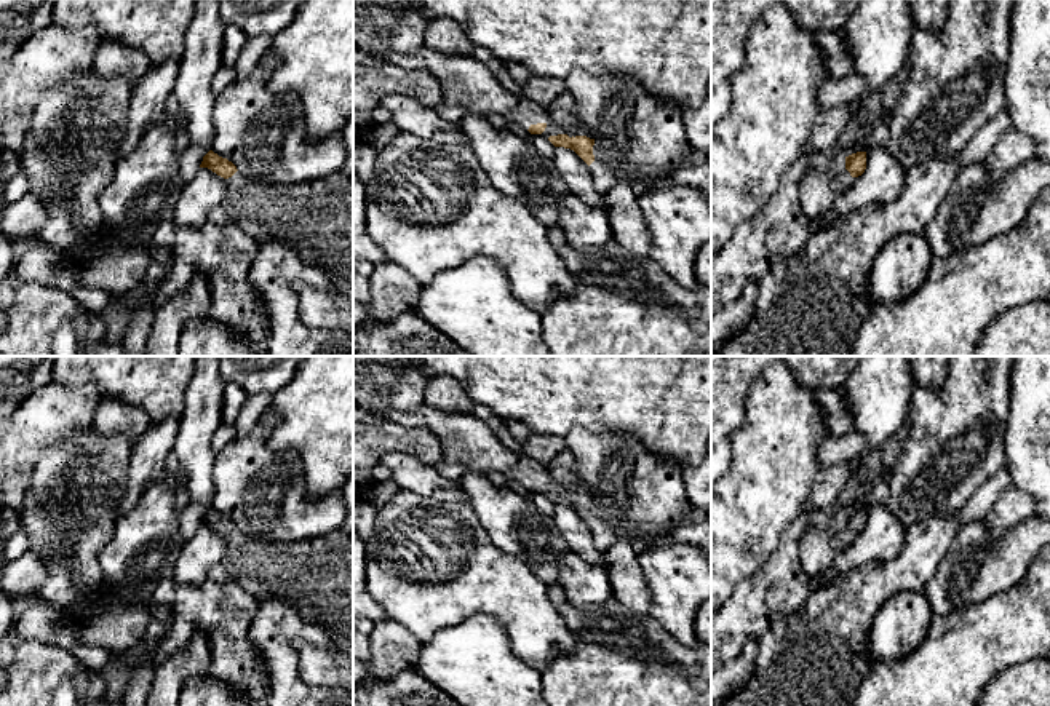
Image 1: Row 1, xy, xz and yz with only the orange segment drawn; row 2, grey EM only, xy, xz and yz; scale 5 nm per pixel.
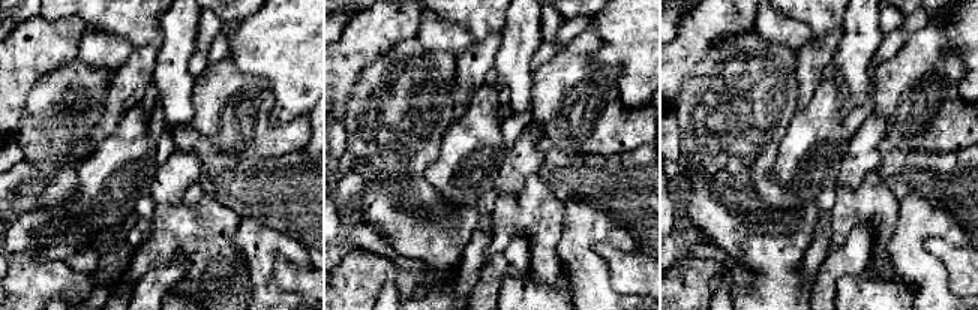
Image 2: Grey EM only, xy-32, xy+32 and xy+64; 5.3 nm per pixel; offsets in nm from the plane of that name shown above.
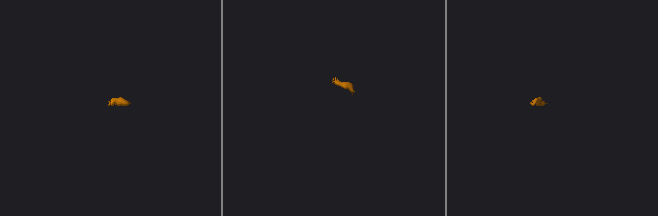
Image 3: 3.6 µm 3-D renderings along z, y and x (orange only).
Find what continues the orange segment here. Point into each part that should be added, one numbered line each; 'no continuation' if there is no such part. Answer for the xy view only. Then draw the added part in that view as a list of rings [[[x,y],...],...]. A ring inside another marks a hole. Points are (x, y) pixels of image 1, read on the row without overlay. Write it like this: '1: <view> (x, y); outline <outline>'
1: xy (315, 577); outline [[[237,529],[225,540],[222,565],[251,596],[288,602],[304,620],[323,626],[334,647],[353,655],[353,533],[337,529],[308,540],[276,541]]]

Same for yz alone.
1: yz (839, 537); outline [[[845,527],[839,532],[834,533],[833,537],[833,546],[841,551],[844,548],[844,543],[845,543],[845,535],[850,533],[850,530]]]

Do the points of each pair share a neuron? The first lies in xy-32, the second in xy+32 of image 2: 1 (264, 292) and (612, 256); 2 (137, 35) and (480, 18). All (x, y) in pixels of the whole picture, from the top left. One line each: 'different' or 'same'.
1: different
2: same

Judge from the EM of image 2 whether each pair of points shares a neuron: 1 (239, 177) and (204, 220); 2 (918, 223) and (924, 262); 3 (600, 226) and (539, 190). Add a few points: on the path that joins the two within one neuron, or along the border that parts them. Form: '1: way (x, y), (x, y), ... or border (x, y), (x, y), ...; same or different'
1: border (198, 180), (216, 199), (240, 217); different
2: way (918, 232), (918, 253); same
3: border (564, 205), (564, 228), (558, 240); different

